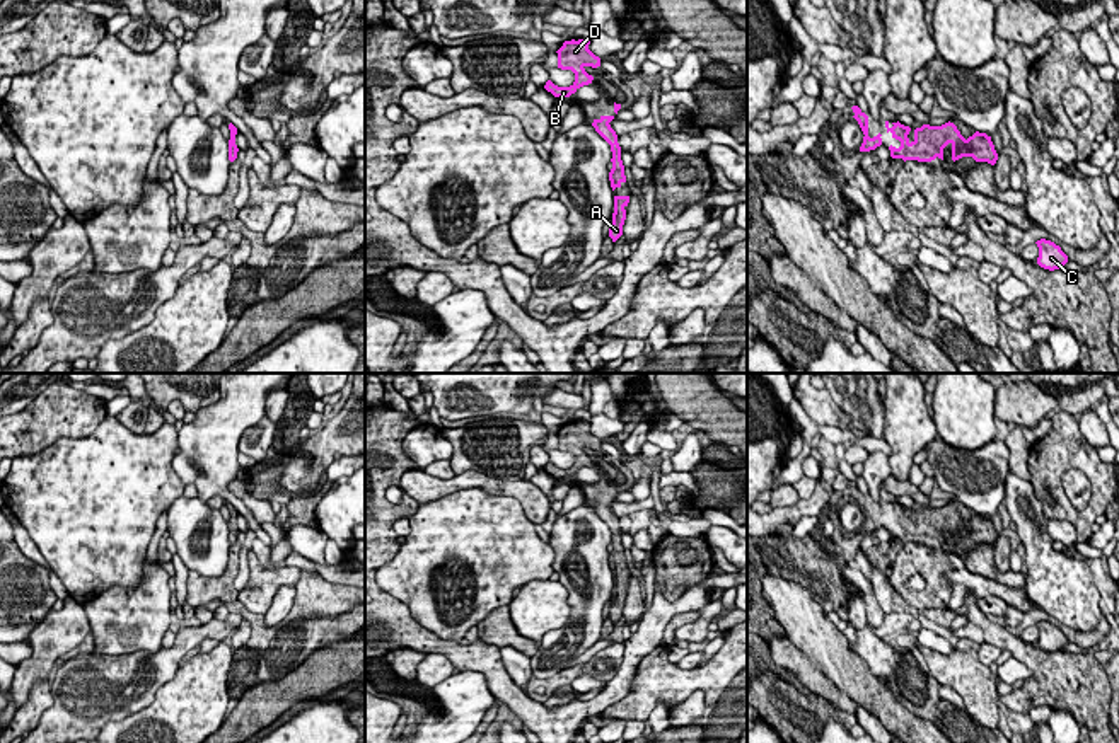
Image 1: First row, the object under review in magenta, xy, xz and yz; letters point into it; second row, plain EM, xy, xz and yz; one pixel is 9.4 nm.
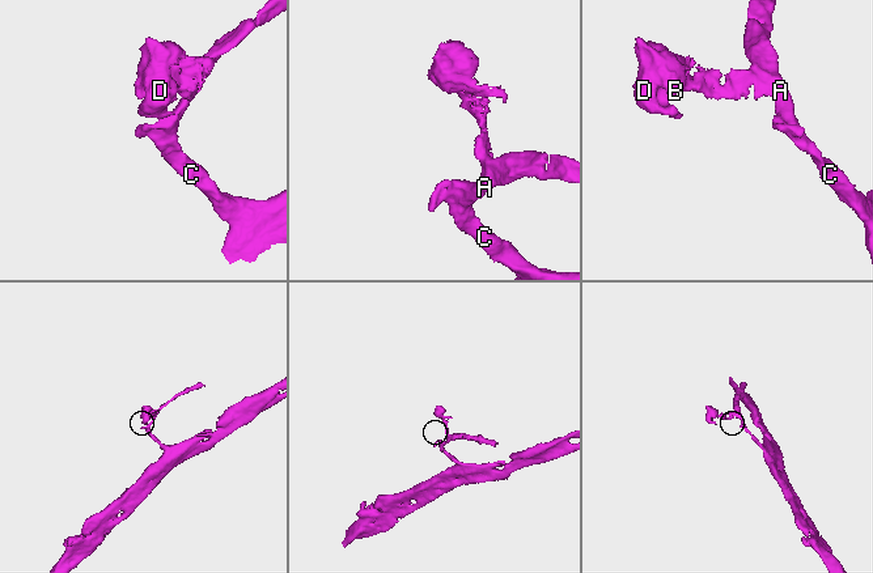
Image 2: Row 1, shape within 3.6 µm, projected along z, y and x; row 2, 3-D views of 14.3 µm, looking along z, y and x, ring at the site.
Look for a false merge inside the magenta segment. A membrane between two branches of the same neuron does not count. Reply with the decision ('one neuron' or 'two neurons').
one neuron

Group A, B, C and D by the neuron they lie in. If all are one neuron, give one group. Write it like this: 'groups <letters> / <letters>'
groups A B C D

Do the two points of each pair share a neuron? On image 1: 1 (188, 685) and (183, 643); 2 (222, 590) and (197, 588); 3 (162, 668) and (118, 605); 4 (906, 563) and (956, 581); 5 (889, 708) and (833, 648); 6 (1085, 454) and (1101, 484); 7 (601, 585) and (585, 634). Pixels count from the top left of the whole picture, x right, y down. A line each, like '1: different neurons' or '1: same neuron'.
1: different neurons
2: same neuron
3: different neurons
4: different neurons
5: same neuron
6: same neuron
7: same neuron

